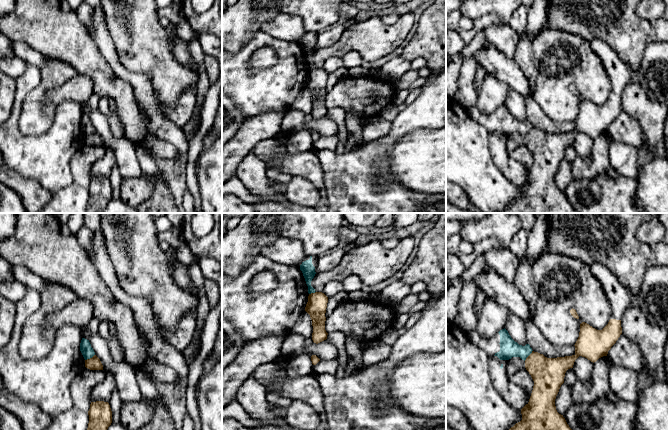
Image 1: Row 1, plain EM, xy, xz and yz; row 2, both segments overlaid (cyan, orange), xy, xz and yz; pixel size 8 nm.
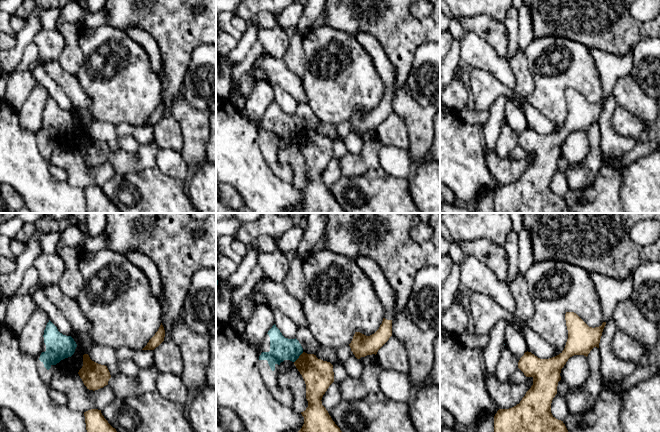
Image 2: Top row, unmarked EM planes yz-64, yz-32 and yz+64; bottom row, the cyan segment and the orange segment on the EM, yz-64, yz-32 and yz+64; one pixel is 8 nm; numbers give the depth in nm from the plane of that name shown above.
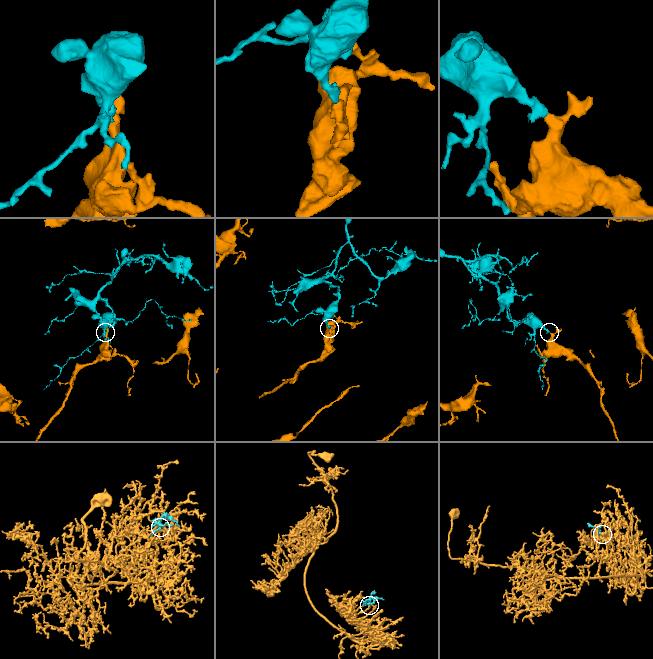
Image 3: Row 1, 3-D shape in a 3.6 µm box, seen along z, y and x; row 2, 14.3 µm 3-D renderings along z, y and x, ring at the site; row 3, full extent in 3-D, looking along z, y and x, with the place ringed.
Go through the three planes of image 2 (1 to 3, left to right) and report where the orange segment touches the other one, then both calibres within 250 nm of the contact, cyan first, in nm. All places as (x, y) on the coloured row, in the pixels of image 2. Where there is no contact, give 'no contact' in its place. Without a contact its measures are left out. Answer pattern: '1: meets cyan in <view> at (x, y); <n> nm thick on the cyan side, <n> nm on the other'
1: no contact
2: meets cyan in yz-32 at (298, 357); 190 nm thick on the cyan side, 240 nm on the other
3: no contact

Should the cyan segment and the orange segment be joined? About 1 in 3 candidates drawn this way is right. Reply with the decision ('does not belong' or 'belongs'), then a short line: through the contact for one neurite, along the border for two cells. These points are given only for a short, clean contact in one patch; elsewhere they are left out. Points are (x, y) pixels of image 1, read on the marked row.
does not belong; line yz (532, 350), (524, 360)

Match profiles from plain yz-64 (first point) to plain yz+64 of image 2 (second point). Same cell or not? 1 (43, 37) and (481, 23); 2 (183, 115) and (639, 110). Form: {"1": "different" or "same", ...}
{"1": "same", "2": "same"}

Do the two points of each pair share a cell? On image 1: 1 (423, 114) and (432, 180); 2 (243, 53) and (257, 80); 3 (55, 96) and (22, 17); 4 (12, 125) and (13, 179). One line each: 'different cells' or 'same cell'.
1: different cells
2: same cell
3: different cells
4: different cells

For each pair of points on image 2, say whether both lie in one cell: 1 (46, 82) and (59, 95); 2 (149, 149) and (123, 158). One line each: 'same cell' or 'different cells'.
1: same cell
2: same cell

